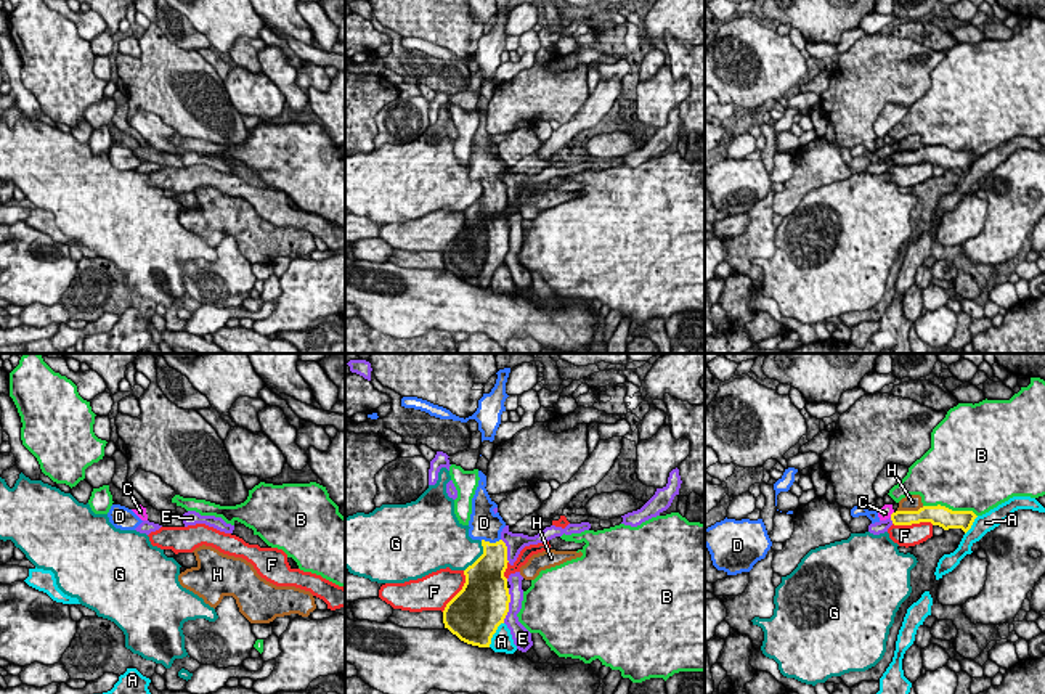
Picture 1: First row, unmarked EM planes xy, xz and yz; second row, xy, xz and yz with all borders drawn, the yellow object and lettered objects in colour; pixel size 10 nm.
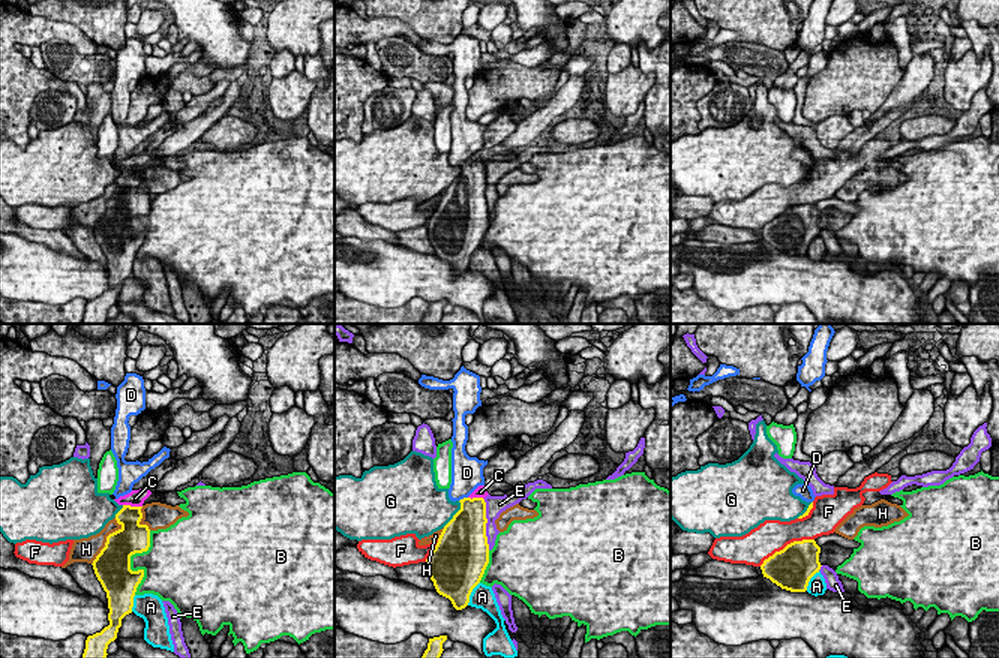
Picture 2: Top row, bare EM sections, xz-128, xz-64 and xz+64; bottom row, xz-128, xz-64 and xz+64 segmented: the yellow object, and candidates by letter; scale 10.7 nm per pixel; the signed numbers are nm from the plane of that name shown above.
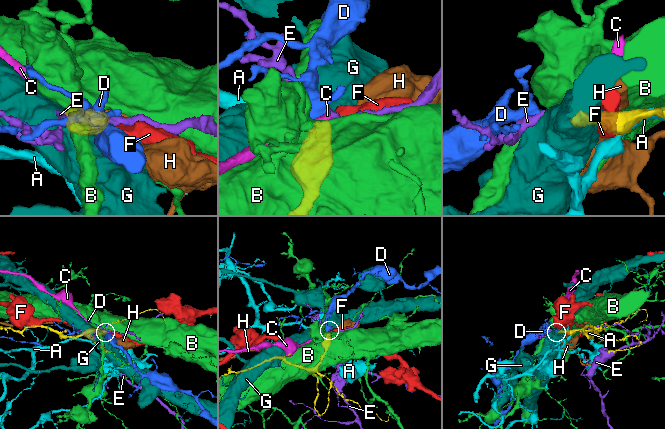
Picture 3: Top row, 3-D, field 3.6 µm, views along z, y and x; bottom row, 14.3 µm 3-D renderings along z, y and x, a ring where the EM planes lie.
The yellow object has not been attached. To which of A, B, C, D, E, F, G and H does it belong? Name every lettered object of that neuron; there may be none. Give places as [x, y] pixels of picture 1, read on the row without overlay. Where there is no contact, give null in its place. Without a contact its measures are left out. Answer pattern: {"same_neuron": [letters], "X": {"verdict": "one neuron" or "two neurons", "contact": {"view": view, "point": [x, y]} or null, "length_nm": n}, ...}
{"same_neuron": ["D"], "A": {"verdict": "two neurons", "contact": {"view": "xz", "point": [493, 273]}, "length_nm": 300}, "B": {"verdict": "two neurons", "contact": {"view": "yz", "point": [951, 150]}, "length_nm": 550}, "C": {"verdict": "two neurons", "contact": {"view": "yz", "point": [891, 155]}, "length_nm": 70}, "D": {"verdict": "one neuron", "contact": {"view": "xz", "point": [488, 182]}, "length_nm": 200}, "E": {"verdict": "two neurons", "contact": {"view": "xz", "point": [508, 246]}, "length_nm": 360}, "F": {"verdict": "two neurons", "contact": {"view": "xz", "point": [459, 232]}, "length_nm": 480}, "G": {"verdict": "two neurons", "contact": {"view": "xz", "point": [480, 196]}, "length_nm": 360}, "H": {"verdict": "two neurons", "contact": {"view": "yz", "point": [910, 151]}, "length_nm": 280}}

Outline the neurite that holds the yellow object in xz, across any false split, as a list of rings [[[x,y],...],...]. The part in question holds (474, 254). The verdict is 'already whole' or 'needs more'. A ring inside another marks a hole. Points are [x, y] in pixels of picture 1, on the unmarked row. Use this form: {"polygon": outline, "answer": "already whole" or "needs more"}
{"polygon": [[[478,111],[478,127],[472,138],[469,177],[480,180],[483,194],[464,210],[462,230],[446,244],[443,263],[461,281],[490,288],[498,267],[509,252],[510,235],[504,212],[507,186],[501,180],[506,162],[493,149],[498,145],[486,132],[486,116]]], "answer": "needs more"}

